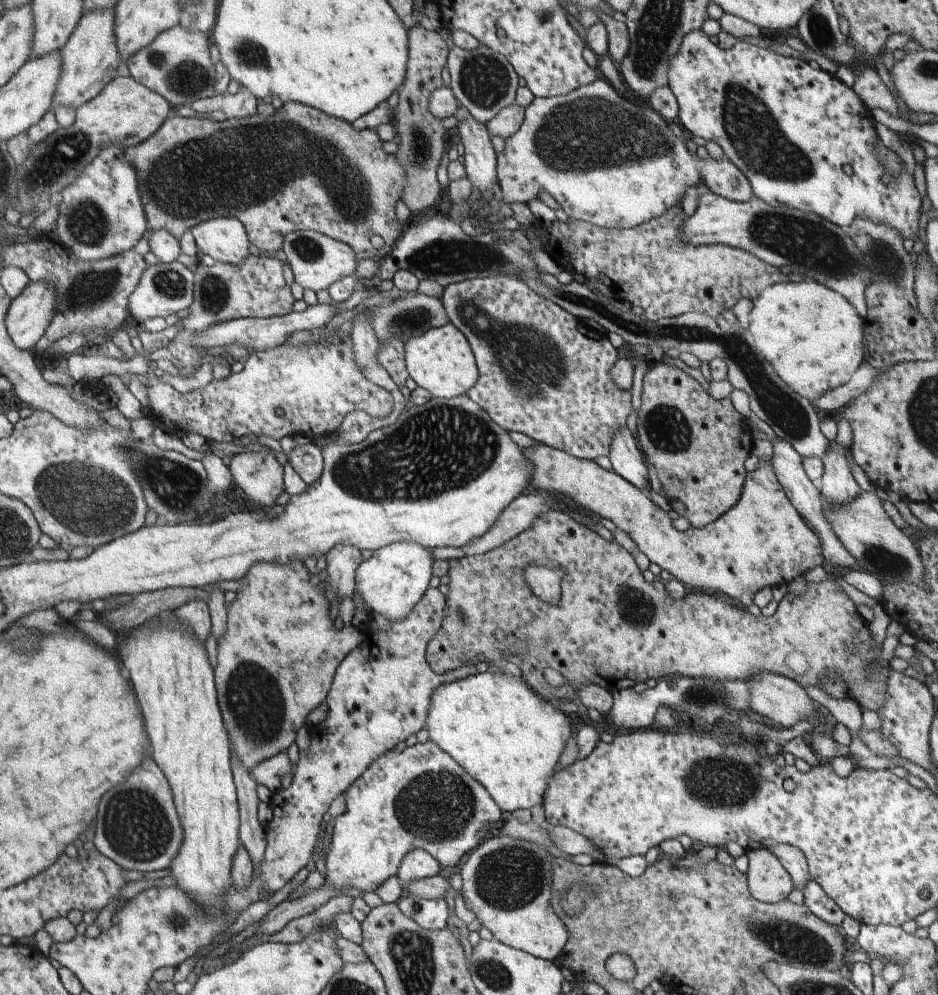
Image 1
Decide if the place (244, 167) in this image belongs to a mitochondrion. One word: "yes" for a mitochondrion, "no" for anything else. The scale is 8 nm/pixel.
yes

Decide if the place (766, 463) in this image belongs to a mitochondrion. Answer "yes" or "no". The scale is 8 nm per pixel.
no

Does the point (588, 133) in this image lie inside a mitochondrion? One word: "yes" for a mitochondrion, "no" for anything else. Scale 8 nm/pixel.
yes

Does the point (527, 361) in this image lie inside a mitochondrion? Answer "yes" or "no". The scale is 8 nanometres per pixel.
yes

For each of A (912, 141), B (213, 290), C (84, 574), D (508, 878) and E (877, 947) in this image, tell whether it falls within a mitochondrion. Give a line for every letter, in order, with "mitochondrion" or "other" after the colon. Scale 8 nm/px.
A: other
B: mitochondrion
C: other
D: mitochondrion
E: other

